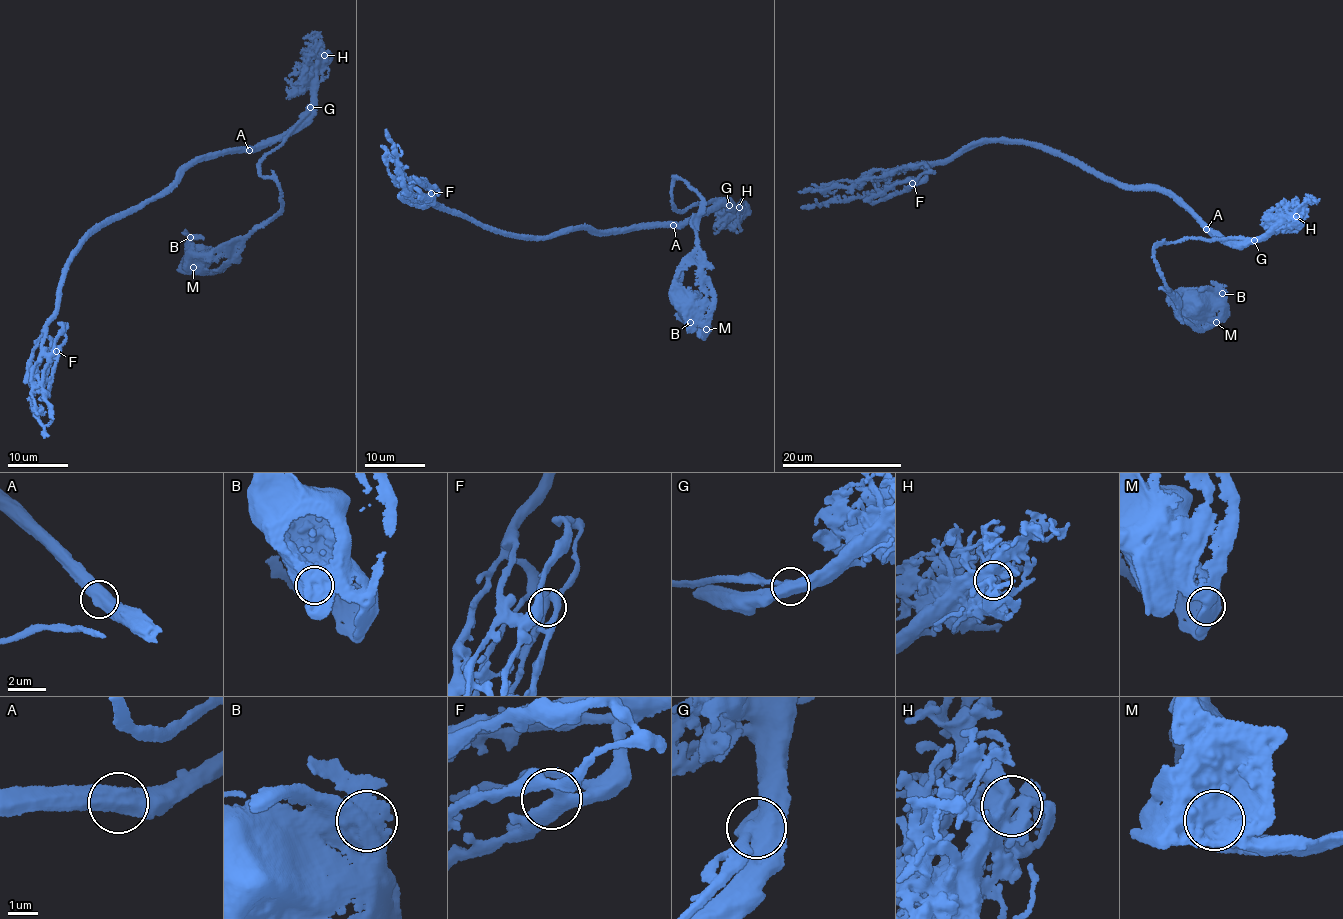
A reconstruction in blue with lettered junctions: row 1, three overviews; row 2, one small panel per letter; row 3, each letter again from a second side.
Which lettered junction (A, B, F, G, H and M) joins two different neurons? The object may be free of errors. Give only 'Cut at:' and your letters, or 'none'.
Cut at: none

